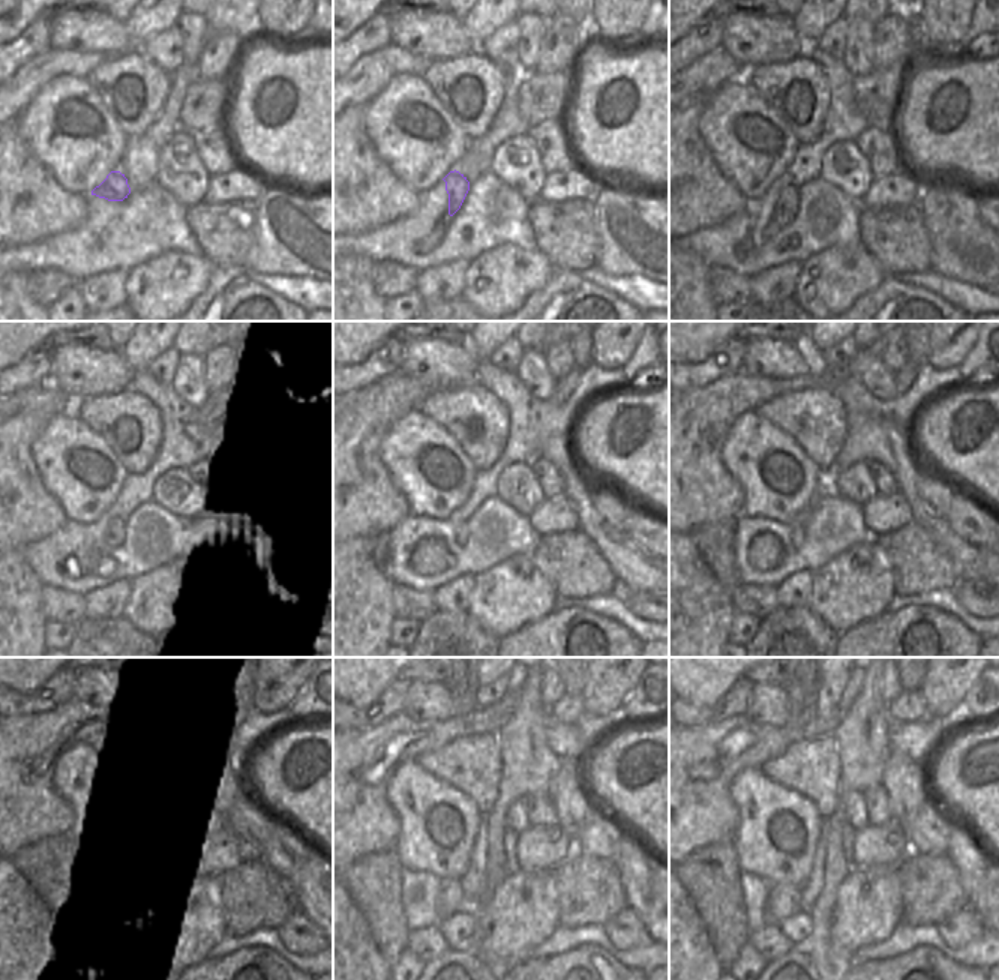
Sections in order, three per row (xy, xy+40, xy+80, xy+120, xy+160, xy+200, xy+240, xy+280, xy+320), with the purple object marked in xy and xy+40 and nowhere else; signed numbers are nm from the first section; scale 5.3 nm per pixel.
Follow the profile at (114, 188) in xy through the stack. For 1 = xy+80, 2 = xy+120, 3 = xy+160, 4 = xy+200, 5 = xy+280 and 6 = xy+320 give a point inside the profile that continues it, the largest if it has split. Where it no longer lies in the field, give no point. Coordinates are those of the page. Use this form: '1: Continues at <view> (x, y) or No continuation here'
1: Continues at xy+80 (789, 198)
2: Continues at xy+120 (114, 535)
3: Continues at xy+160 (459, 530)
4: Continues at xy+200 (795, 529)
5: Continues at xy+280 (450, 899)
6: Continues at xy+320 (783, 901)

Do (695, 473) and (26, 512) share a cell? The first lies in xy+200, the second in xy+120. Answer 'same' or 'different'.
same

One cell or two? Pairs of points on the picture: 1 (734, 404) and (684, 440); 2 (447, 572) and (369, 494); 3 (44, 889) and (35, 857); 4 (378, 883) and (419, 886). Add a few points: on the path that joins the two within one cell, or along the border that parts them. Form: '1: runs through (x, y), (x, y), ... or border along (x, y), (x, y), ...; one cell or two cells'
1: runs through (722, 404), (696, 428); one cell
2: border along (408, 512), (386, 535); two cells
3: runs through (44, 881), (42, 869), (38, 865); one cell
4: border along (402, 868), (401, 901), (402, 913), (407, 919); two cells

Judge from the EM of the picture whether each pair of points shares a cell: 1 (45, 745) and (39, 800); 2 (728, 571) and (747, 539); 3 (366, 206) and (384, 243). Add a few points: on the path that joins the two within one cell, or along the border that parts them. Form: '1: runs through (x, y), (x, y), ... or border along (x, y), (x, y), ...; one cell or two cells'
1: runs through (39, 758), (39, 787); one cell
2: border along (732, 526), (732, 559), (740, 581); two cells
3: border along (410, 215), (362, 233), (348, 234); two cells

